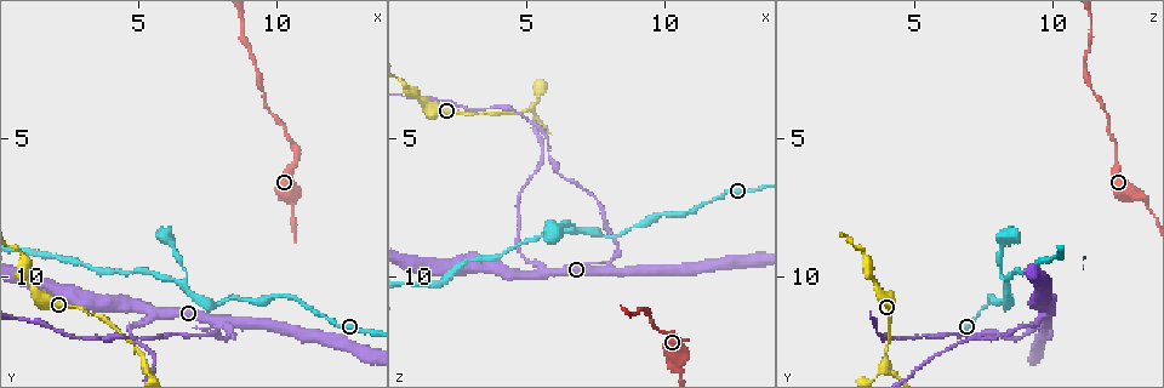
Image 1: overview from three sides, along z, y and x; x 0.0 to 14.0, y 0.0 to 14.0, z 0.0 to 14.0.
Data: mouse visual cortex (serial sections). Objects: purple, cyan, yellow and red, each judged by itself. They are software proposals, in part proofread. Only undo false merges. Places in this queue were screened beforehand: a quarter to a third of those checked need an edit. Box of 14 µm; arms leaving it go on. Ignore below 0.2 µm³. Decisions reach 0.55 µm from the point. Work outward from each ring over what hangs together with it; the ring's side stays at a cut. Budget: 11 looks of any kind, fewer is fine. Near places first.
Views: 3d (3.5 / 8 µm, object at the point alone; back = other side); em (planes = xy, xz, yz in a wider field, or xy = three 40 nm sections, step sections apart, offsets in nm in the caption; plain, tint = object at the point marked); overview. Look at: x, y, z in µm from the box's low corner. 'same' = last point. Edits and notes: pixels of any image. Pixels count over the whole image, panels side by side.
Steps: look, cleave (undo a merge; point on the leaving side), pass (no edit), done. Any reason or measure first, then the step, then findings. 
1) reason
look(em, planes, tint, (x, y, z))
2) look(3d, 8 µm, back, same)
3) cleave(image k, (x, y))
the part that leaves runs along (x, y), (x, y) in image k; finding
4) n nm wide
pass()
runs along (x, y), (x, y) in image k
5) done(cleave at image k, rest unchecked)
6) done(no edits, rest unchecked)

three-way junction
look(3d, 3.5 µm, (5.6, 11.3, 9.7))

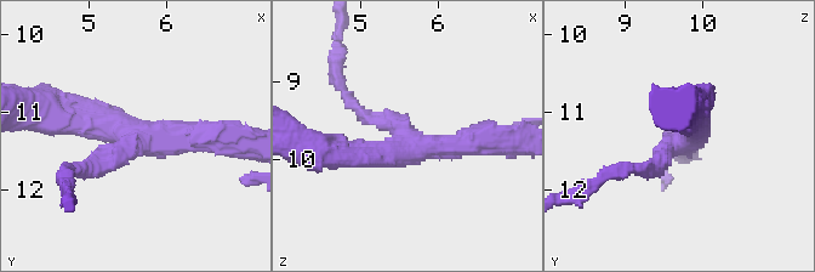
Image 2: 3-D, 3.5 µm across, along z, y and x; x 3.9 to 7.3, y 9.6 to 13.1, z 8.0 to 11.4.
look(em, xy, step 2, tint, (5.65, 11.35, 9.80))

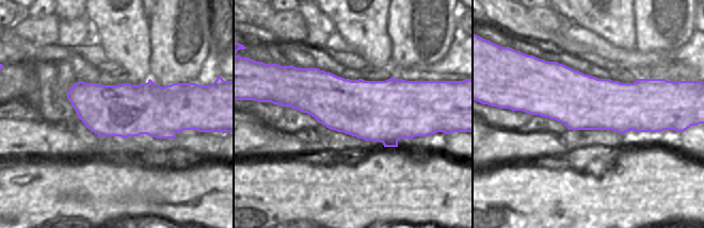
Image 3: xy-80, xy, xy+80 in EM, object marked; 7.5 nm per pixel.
460 nm wide
pass()
runs along (228, 136), (138, 140), (64, 113) in image 2; all the same cell

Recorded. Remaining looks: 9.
arms part here
look(3d, 8 µm, (7.9, 11.6, 9.7))

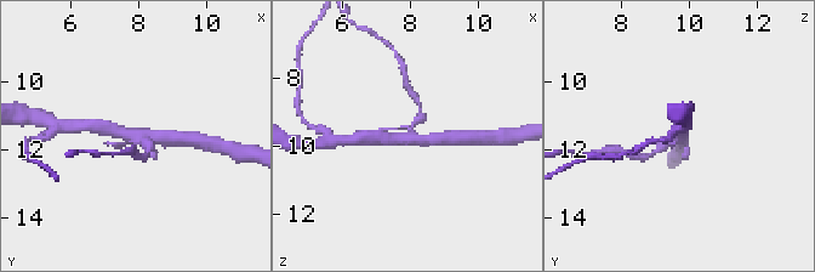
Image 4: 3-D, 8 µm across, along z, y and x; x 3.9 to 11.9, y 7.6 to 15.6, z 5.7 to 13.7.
shape alone is not enough
look(em, planes, tint, (7.9, 11.7, 9.7))

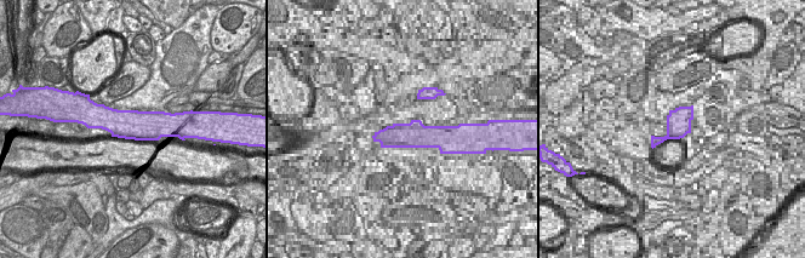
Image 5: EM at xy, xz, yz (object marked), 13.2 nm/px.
cleave(image 4, (643, 157))
the part that leaves runs along (672, 142), (645, 157), (634, 157) in image 4; two cells meet here

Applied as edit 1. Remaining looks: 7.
side arm on a straight run
look(3d, 3.5 µm, (5.2, 13.1, 3.9))

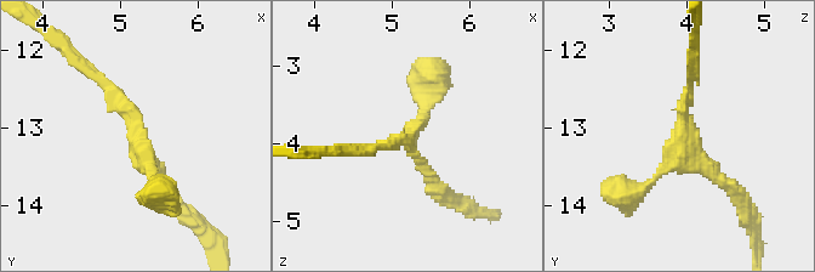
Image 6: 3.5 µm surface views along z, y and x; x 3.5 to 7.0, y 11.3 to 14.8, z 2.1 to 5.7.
need the tissue
look(em, xy, step 2, tint, (5.20, 13.10, 3.90))

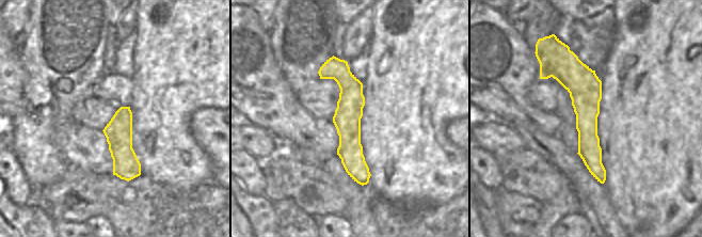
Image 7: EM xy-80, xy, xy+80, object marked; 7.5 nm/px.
200 nm wide
pass()
runs along (91, 74), (136, 115), (158, 190) in image 6; continuous, no second cell

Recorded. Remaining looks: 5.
narrows sharply
look(3d, 8 µm, (4.7, 12.2, 7.3))

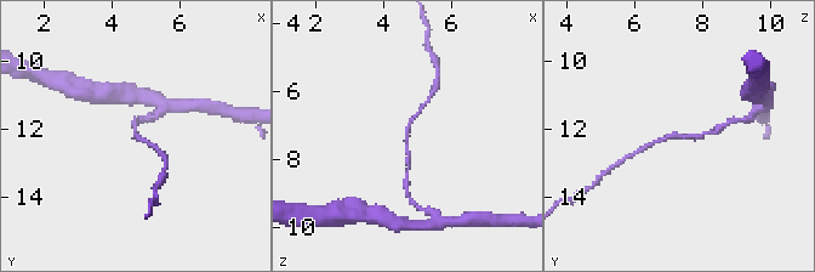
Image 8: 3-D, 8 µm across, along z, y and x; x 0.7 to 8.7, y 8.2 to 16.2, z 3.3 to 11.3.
closer look
look(3d, 3.5 µm, back, (4.6, 12.3, 7.3))

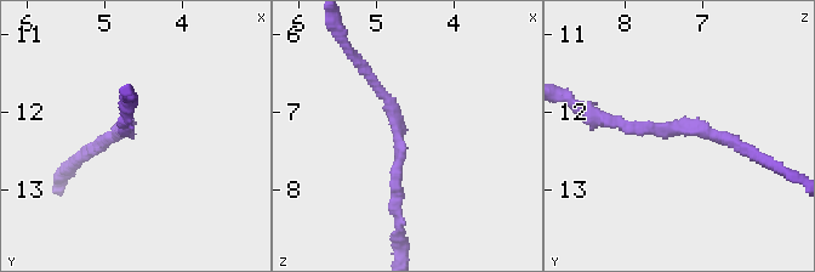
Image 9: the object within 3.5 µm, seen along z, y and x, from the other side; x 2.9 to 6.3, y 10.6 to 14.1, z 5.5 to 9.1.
arms of 150, 150 nm; need the tissue
look(em, planes, tint, (4.70, 12.25, 7.25))

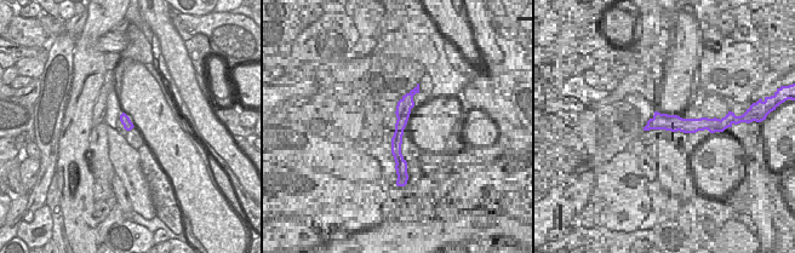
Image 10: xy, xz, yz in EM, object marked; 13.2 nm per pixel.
pass()
runs along (397, 214), (400, 117), (364, 71) in image 9; one cell here

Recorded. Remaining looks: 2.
done(cleave at image 4, rest unchecked)

